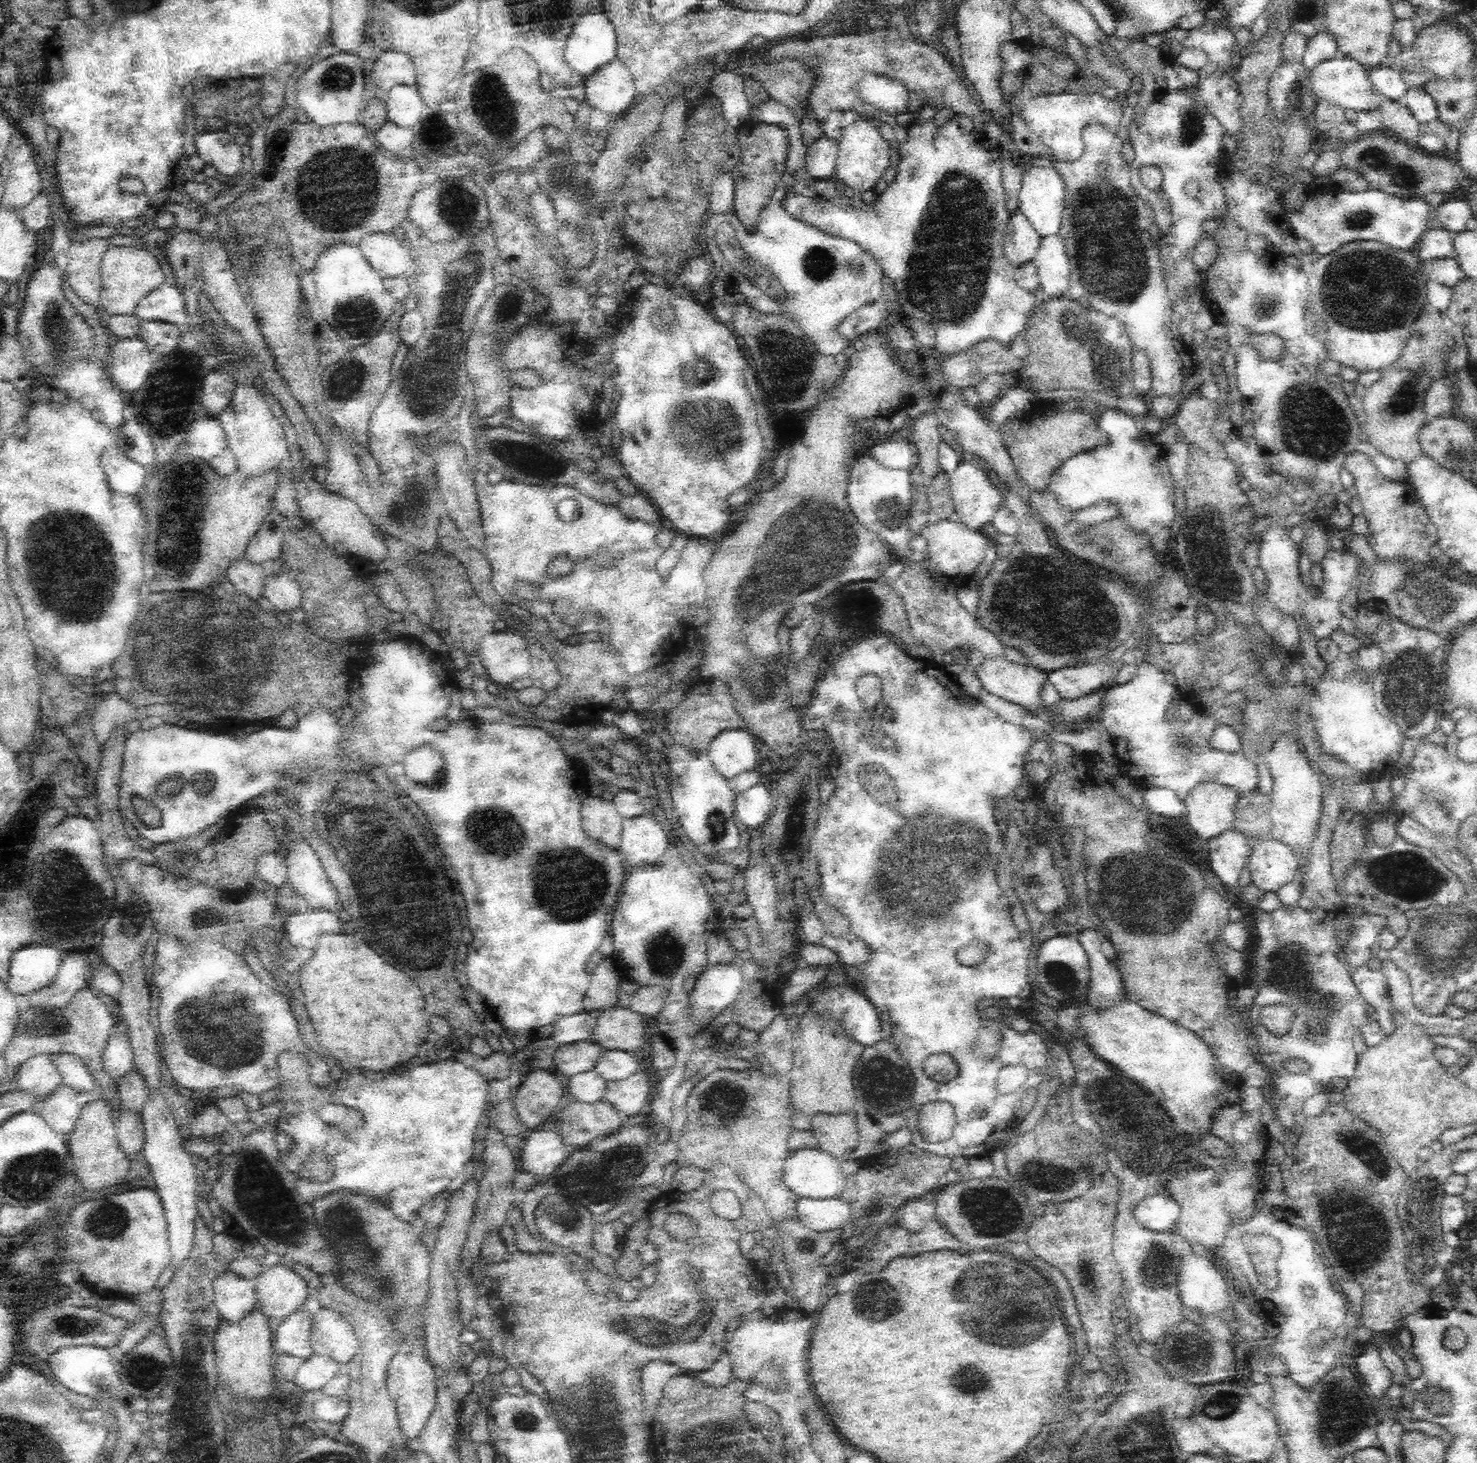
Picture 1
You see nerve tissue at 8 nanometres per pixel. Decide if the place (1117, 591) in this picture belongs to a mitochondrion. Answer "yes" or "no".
yes

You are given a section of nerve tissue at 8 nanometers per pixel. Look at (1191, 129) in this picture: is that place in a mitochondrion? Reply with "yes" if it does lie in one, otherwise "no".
yes

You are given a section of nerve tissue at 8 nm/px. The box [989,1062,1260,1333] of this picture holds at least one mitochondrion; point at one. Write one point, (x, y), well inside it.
(1126, 1117)

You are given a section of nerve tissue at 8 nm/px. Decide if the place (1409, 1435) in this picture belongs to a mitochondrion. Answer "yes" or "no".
no

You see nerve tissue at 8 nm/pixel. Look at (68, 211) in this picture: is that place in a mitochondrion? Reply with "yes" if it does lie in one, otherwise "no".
no

